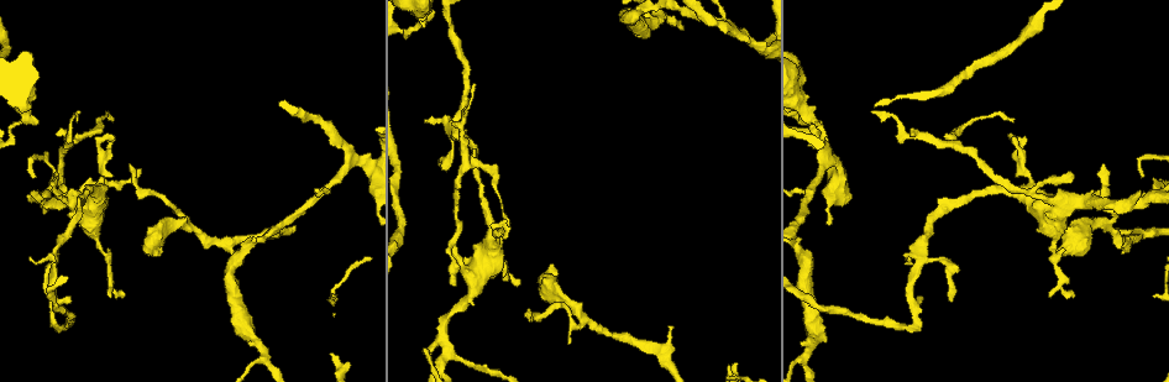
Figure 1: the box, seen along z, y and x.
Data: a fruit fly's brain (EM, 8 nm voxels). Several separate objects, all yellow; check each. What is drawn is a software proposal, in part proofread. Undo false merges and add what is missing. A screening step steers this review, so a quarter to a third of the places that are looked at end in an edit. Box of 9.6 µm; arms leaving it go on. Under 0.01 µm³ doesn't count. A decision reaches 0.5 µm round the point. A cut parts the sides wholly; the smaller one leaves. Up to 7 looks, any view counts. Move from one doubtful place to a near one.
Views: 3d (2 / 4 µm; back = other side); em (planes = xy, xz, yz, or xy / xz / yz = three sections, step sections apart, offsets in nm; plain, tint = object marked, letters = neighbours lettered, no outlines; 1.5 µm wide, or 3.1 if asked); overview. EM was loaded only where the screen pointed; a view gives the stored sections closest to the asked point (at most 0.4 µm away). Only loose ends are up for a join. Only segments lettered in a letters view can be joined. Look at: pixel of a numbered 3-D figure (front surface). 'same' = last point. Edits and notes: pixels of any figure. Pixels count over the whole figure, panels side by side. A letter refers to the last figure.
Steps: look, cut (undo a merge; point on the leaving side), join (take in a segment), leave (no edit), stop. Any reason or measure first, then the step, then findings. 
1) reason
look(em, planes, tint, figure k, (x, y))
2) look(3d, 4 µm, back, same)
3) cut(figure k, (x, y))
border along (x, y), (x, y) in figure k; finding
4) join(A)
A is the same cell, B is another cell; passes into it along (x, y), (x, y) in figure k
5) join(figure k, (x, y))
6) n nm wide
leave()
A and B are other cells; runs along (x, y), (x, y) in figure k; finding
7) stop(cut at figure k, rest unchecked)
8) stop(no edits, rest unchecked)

three arms meet
look(3d, 2 µm, back, figure 1, (467, 164))

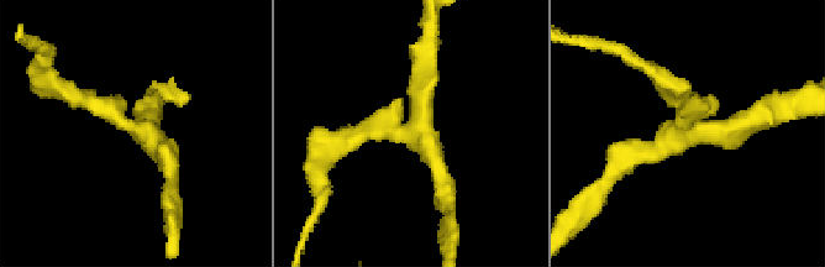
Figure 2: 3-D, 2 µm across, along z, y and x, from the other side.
look(em, xy, step 8, letters, figure 2, (687, 128))

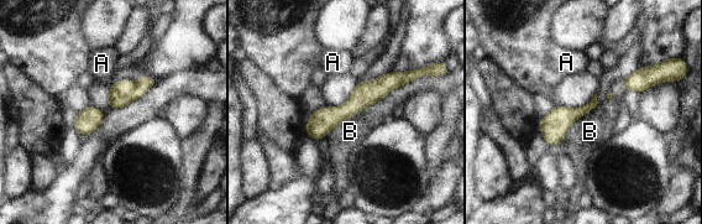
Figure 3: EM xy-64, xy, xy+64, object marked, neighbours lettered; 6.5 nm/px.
B touches over 360 nm
leave()
A and B are other cells; one cell here

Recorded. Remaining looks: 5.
sudden change in width
look(3d, 4 µm, figure 1, (800, 107))

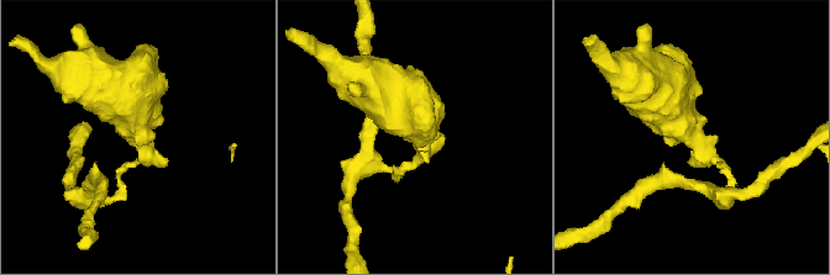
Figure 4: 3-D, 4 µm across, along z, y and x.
look(em, xy, step 4, tint, figure 4, (697, 139))

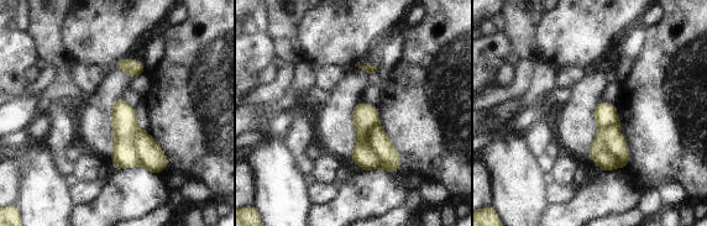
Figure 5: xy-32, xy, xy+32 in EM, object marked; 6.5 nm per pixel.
look(em, planes, letters, same)

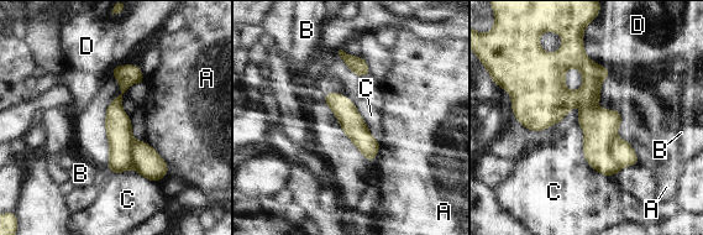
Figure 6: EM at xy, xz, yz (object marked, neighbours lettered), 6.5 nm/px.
cut(figure 6, (622, 149))
A, B, C and D are other cells; border along (614, 136), (610, 151), (622, 167) in figure 6; two cells meet here

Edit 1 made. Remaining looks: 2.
stop(cut at figure 6, rest unchecked)

